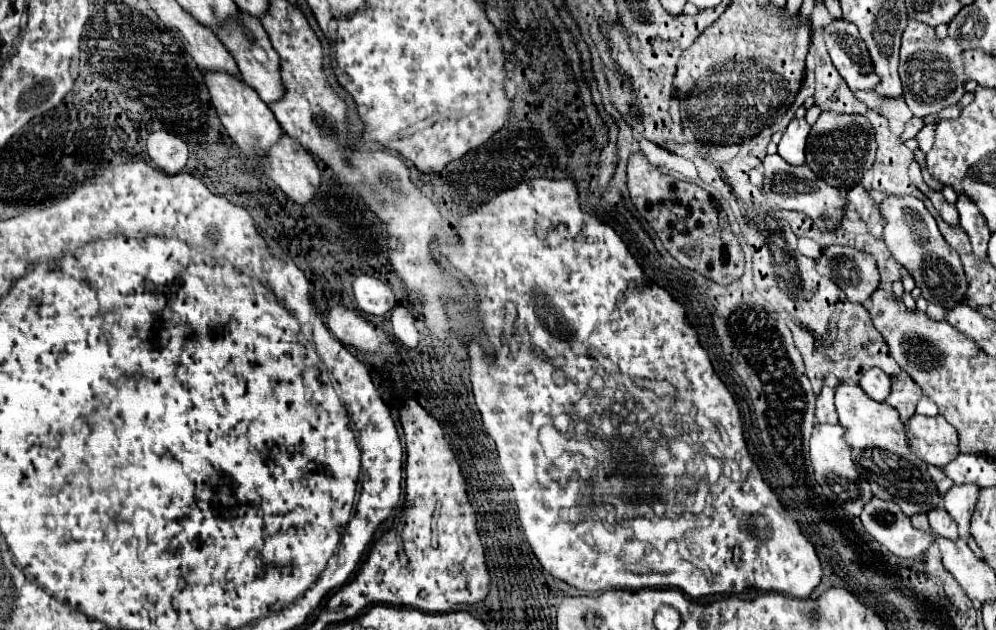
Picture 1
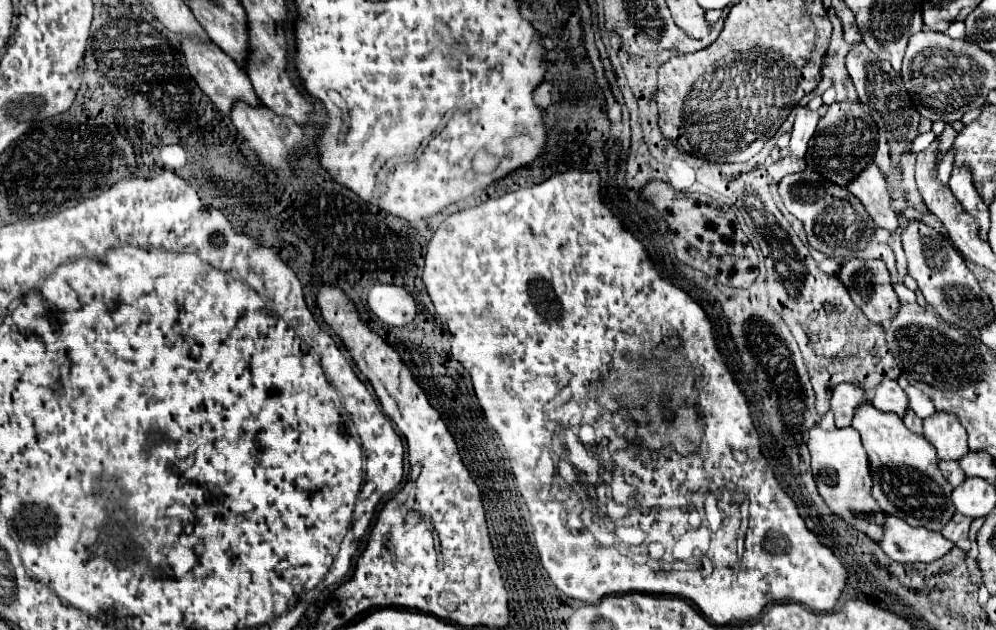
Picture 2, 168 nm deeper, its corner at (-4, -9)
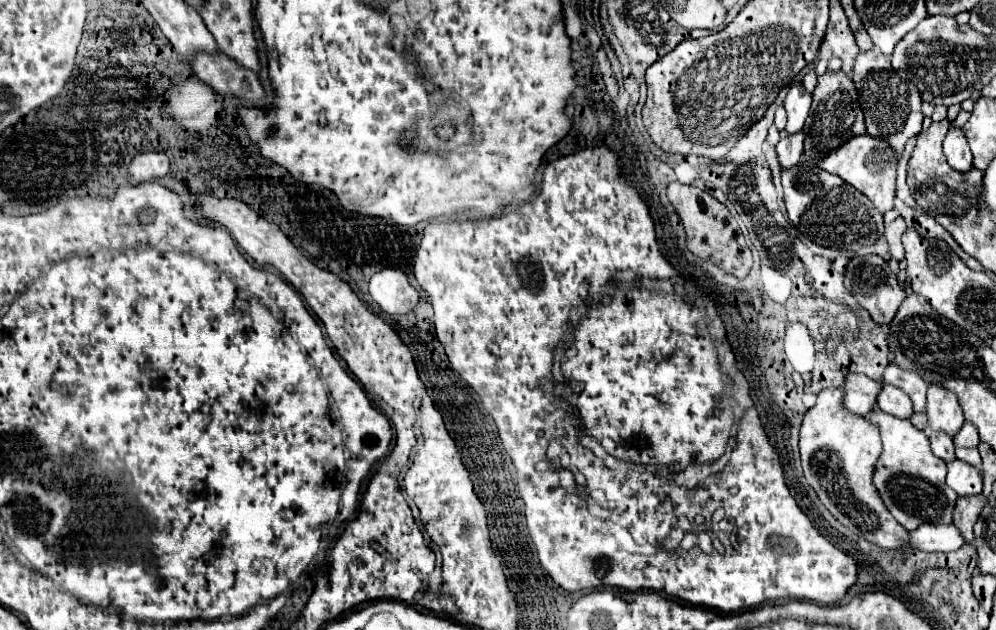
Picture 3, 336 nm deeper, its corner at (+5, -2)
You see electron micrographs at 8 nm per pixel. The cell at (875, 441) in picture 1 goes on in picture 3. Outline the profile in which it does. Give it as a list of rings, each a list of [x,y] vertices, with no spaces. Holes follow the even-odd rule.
[[[871,410],[865,418],[881,432],[883,452],[875,464],[873,484],[893,518],[905,530],[913,530],[925,522],[951,524],[957,494],[945,484],[947,466],[931,452],[929,438],[923,434],[923,430],[917,430],[909,420],[889,416],[881,410]]]

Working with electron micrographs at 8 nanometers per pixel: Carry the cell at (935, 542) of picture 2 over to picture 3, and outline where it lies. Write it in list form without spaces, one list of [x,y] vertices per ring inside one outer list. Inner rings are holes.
[[[921,524],[917,530],[909,532],[909,548],[923,552],[953,552],[963,546],[963,538],[957,528],[949,524]]]

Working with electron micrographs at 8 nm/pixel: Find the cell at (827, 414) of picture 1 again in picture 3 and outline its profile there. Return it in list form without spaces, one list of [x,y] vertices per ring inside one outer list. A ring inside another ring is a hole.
[[[847,374],[841,390],[843,390],[843,408],[853,414],[865,416],[865,412],[869,412],[869,408],[875,406],[875,398],[877,392],[881,390],[881,384],[873,382],[863,374]]]

